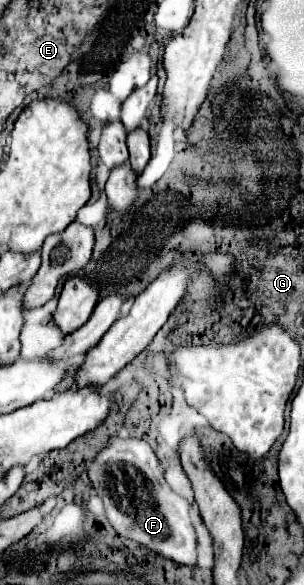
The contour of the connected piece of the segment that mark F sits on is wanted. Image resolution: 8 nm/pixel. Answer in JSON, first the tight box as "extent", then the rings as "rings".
{"extent":[88,436,196,564],"rings":[[[112,436],[88,466],[88,476],[104,500],[106,516],[114,530],[178,564],[196,564],[196,532],[190,520],[190,504],[168,486],[148,442]]]}

